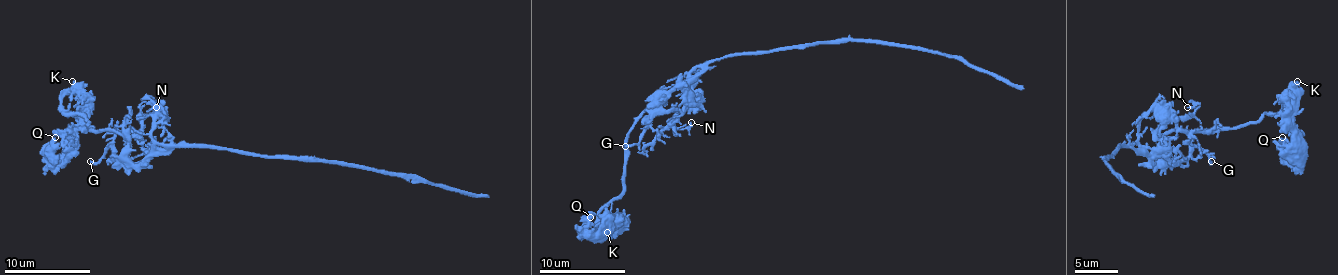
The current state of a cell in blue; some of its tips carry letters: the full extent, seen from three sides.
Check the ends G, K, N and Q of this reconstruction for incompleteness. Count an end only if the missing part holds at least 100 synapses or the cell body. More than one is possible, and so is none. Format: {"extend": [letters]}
{"extend": []}

